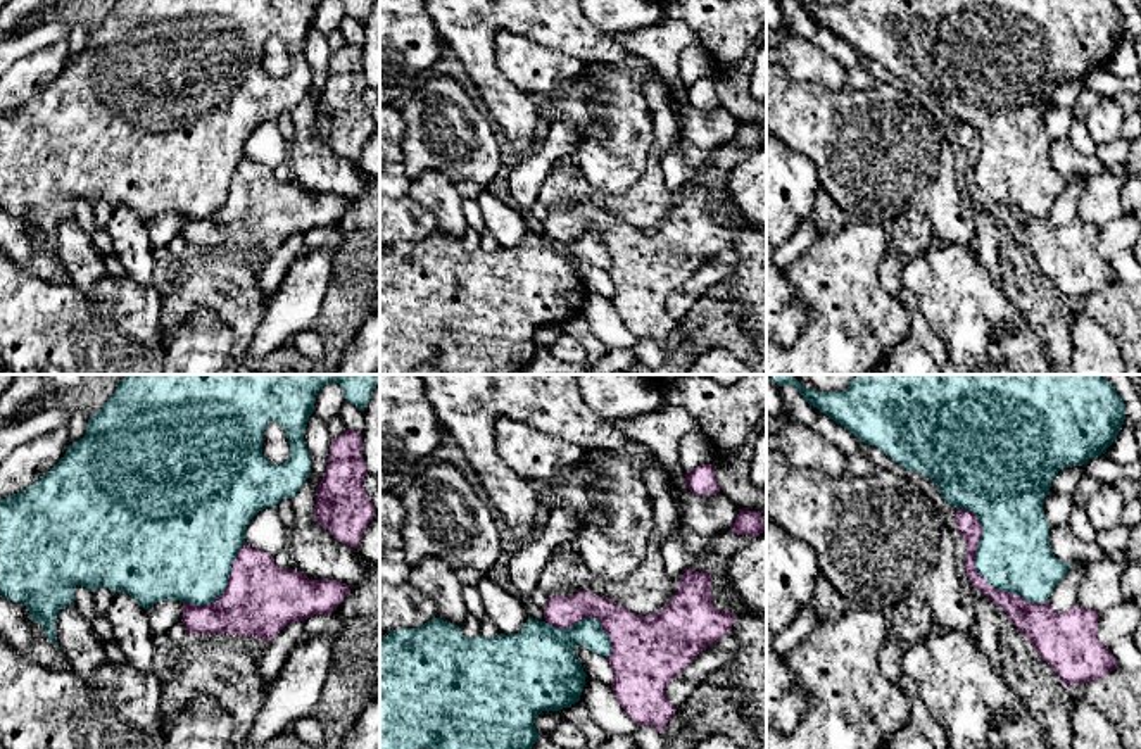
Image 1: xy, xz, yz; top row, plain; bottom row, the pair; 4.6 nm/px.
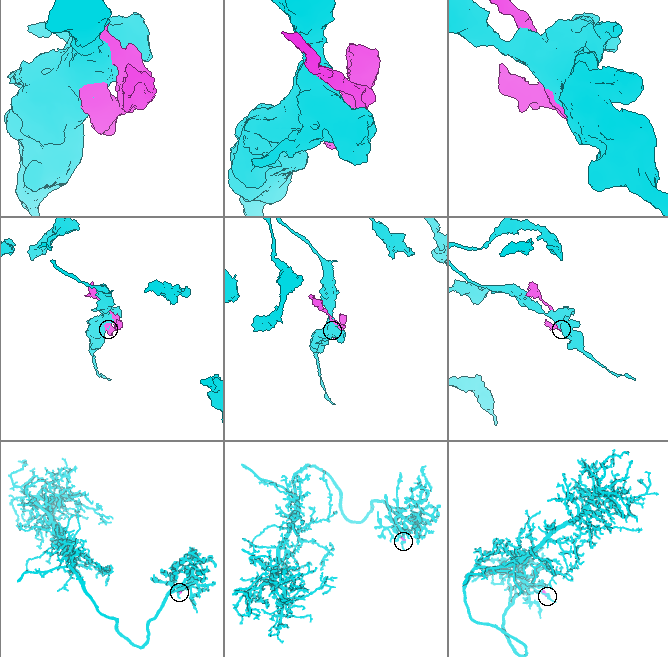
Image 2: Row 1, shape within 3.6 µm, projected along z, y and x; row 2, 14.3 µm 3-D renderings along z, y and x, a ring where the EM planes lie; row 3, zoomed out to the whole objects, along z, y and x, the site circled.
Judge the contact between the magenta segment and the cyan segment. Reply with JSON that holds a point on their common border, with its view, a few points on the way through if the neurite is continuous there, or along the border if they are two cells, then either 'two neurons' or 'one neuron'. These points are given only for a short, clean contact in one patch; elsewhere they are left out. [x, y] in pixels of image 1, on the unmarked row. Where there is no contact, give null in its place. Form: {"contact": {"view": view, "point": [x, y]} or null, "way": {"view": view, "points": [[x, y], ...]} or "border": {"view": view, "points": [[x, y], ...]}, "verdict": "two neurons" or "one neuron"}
{"contact": {"view": "yz", "point": [976, 183]}, "verdict": "two neurons"}

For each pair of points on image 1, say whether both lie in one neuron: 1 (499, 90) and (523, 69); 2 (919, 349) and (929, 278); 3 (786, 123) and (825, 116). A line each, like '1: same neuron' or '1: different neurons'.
1: different neurons
2: different neurons
3: same neuron

